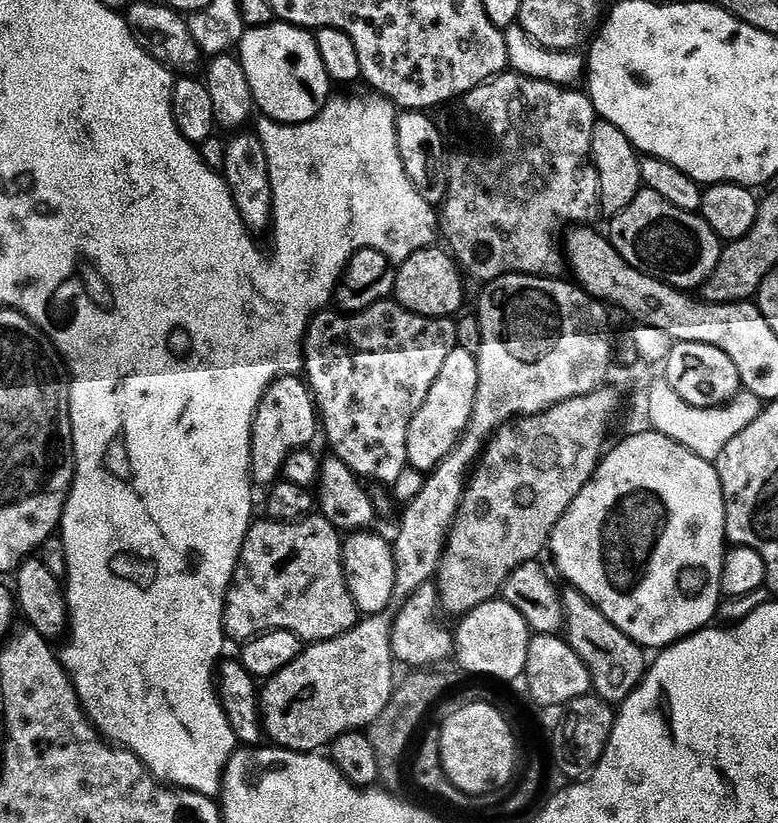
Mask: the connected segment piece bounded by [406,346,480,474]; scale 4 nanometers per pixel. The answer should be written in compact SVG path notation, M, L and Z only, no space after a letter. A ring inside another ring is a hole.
M459 346L453 347L442 362L442 371L434 378L430 394L419 401L416 413L410 416L410 434L406 438L408 467L425 474L433 472L460 443L468 423L474 414L474 404L478 398L478 356L477 353Z

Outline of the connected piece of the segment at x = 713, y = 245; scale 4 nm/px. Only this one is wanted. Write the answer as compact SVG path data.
M644 188L626 206L626 210L611 217L612 225L606 228L614 250L638 270L681 290L696 290L708 283L722 251L722 241L714 234L703 216L695 212L678 210L670 206L662 194Z

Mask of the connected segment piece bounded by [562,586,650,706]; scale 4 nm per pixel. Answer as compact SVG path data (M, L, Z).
M565 587L562 592L562 603L568 645L576 651L578 658L582 658L582 662L586 662L586 670L590 670L590 678L592 679L592 692L613 706L623 704L627 696L644 681L644 673L650 667L649 657L644 657L647 656L645 649L635 644L625 632L618 630L618 626L614 626L610 622L610 618L606 618L606 614L602 614L602 610L595 608L577 588Z

